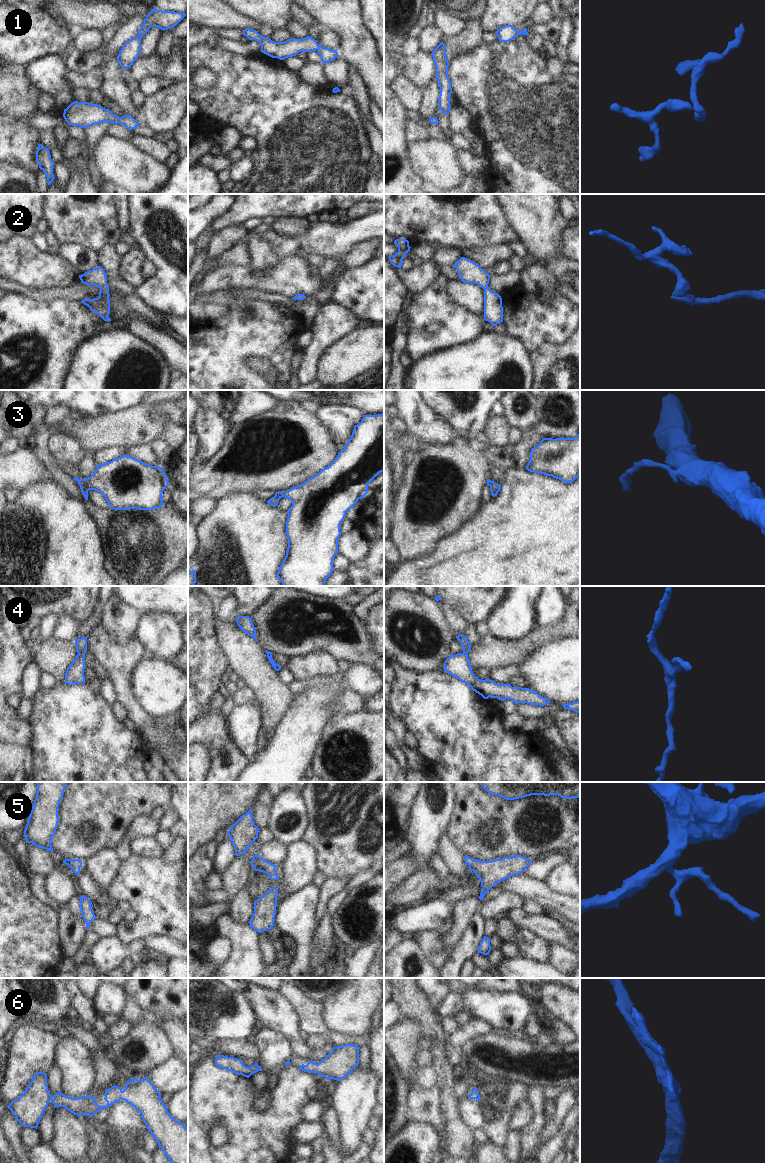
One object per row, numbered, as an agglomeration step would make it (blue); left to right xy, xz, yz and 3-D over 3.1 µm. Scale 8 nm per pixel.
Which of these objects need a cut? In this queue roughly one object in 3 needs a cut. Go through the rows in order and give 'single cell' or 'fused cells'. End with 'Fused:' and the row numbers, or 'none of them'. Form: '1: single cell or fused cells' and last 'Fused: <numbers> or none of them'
1: single cell
2: single cell
3: fused cells
4: single cell
5: single cell
6: single cell
Fused: 3

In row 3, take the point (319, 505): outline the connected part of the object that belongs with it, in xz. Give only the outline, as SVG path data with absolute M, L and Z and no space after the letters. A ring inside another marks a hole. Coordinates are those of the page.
M384 413L364 415L361 422L354 426L344 450L338 452L337 457L328 467L301 485L275 493L275 496L285 497L292 502L292 506L286 512L288 548L277 573L283 586L324 586L327 578L334 571L332 563L338 553L338 538L342 534L340 524L346 512L368 493L368 484L381 472L384 472Z

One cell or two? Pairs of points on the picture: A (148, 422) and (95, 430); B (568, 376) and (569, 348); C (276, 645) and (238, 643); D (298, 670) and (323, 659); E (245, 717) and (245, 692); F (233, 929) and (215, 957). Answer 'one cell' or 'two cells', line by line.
A: one cell
B: one cell
C: two cells
D: one cell
E: two cells
F: two cells

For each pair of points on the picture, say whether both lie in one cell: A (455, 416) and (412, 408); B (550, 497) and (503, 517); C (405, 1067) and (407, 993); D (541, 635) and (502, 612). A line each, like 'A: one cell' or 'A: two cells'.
A: two cells
B: one cell
C: two cells
D: two cells

